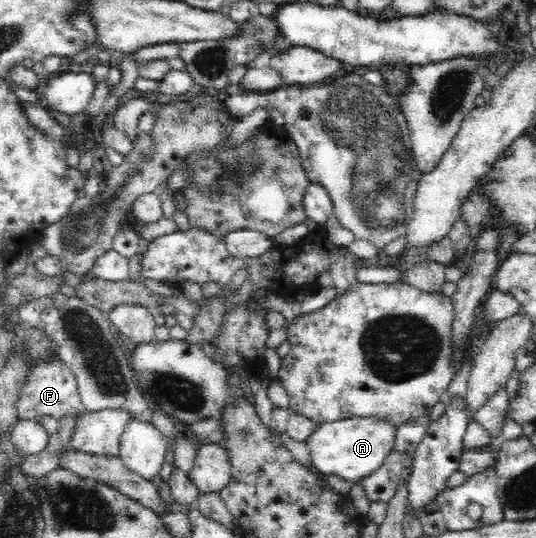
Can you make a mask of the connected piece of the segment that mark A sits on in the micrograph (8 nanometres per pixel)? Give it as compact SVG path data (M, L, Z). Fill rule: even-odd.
M356 417L317 425L306 440L312 464L322 473L339 474L351 482L374 472L394 452L396 424L392 420L378 417Z

